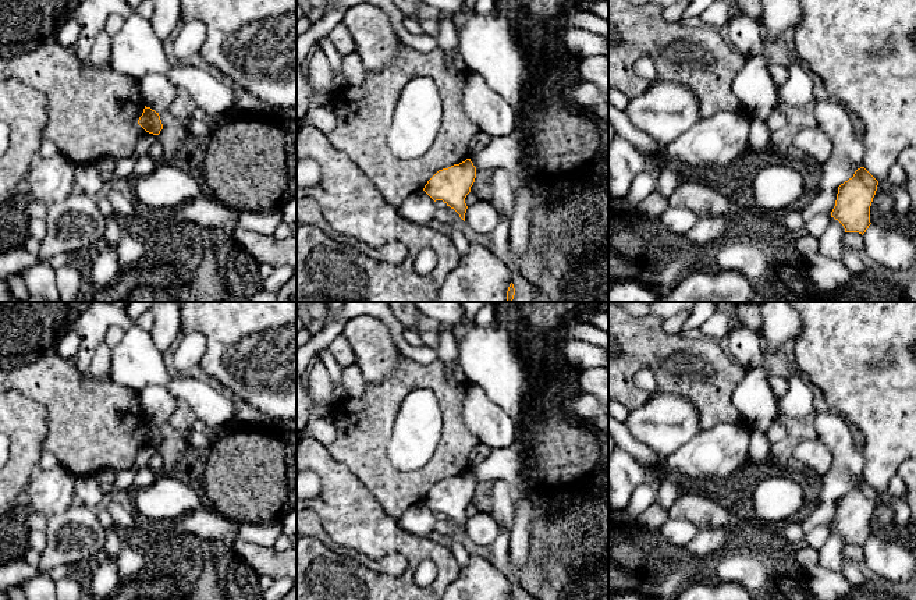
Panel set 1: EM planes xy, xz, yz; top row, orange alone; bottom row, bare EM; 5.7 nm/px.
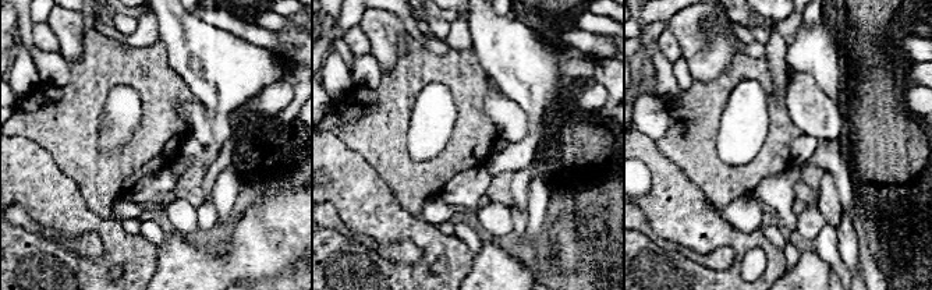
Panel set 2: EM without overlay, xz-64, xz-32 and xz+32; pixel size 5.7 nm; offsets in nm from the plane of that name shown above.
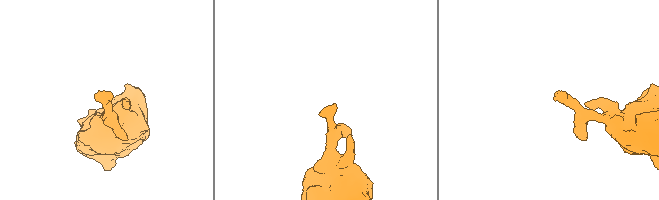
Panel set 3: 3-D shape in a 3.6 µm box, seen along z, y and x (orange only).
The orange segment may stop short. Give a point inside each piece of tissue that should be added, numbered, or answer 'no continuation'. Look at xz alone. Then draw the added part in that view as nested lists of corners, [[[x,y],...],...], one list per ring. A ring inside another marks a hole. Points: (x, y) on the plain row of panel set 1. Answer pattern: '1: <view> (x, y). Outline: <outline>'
no continuation

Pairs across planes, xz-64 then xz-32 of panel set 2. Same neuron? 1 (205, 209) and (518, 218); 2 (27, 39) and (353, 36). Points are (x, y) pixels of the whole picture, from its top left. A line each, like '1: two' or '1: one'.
1: one
2: two

